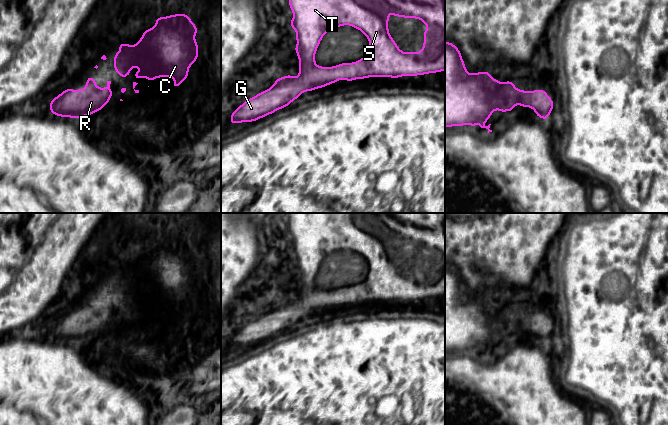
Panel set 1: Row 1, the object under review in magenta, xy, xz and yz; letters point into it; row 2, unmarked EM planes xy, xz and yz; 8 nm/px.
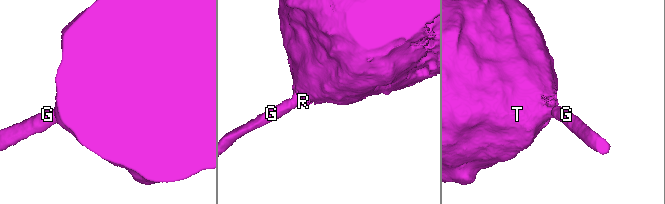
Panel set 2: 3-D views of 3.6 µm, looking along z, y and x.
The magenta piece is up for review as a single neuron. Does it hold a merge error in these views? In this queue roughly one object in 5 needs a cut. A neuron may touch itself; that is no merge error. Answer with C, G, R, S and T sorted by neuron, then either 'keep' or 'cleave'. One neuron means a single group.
groups C G R S T; keep

